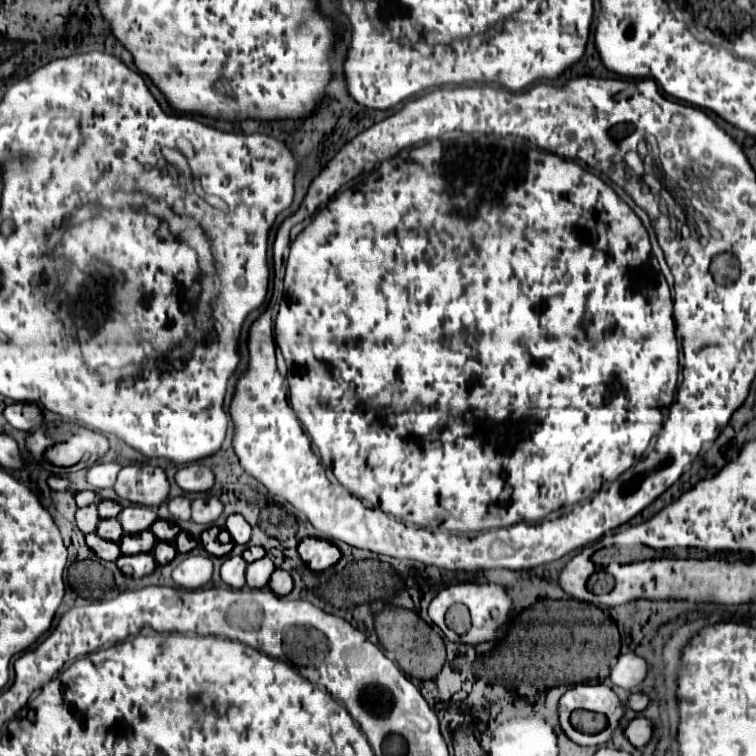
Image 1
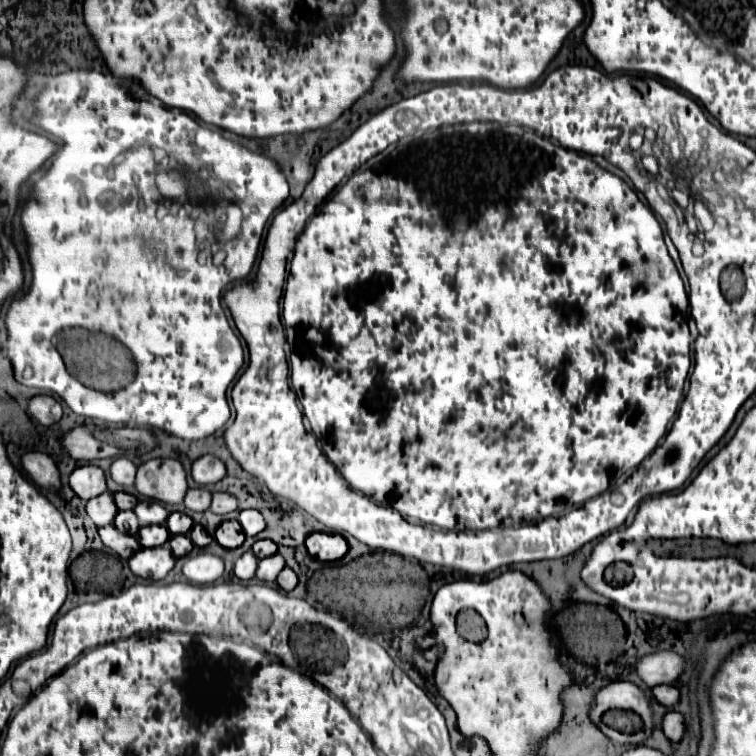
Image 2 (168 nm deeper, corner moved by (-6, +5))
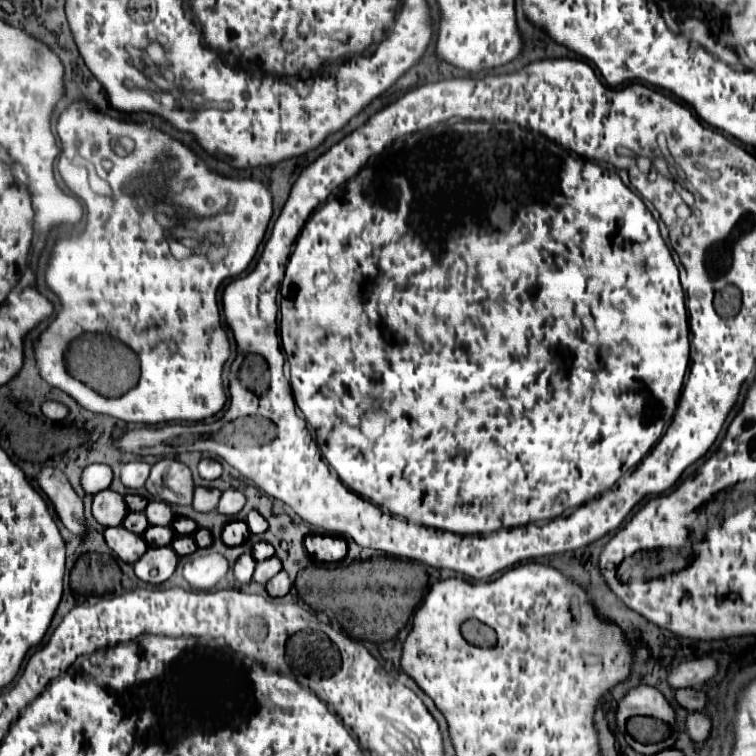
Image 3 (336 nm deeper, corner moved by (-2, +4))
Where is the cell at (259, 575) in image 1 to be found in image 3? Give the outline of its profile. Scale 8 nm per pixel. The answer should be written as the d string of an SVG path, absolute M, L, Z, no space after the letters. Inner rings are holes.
M269 557L269 559L257 563L253 579L255 579L257 583L263 583L263 585L265 585L265 583L267 583L273 575L277 575L279 571L281 571L281 561L279 561L279 557Z

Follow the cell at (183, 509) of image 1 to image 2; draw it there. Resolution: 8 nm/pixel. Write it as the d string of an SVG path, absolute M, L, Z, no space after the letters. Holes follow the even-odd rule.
M191 488L187 492L183 504L193 512L205 512L209 508L209 504L211 504L211 498L213 498L211 490L207 490L207 488Z

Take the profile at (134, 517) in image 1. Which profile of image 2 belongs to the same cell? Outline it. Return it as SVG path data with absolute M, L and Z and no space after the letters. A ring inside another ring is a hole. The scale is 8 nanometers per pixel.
M143 498L137 506L135 506L135 514L139 518L141 526L151 526L151 524L165 524L169 512L165 510L165 506L161 502Z

